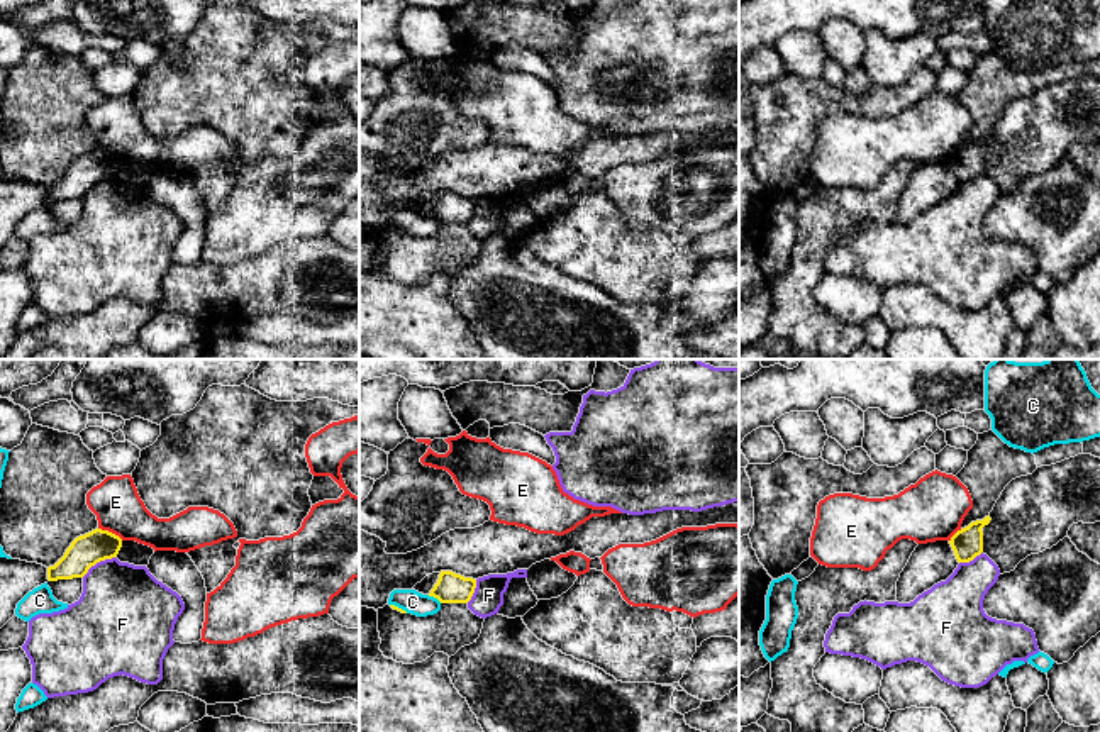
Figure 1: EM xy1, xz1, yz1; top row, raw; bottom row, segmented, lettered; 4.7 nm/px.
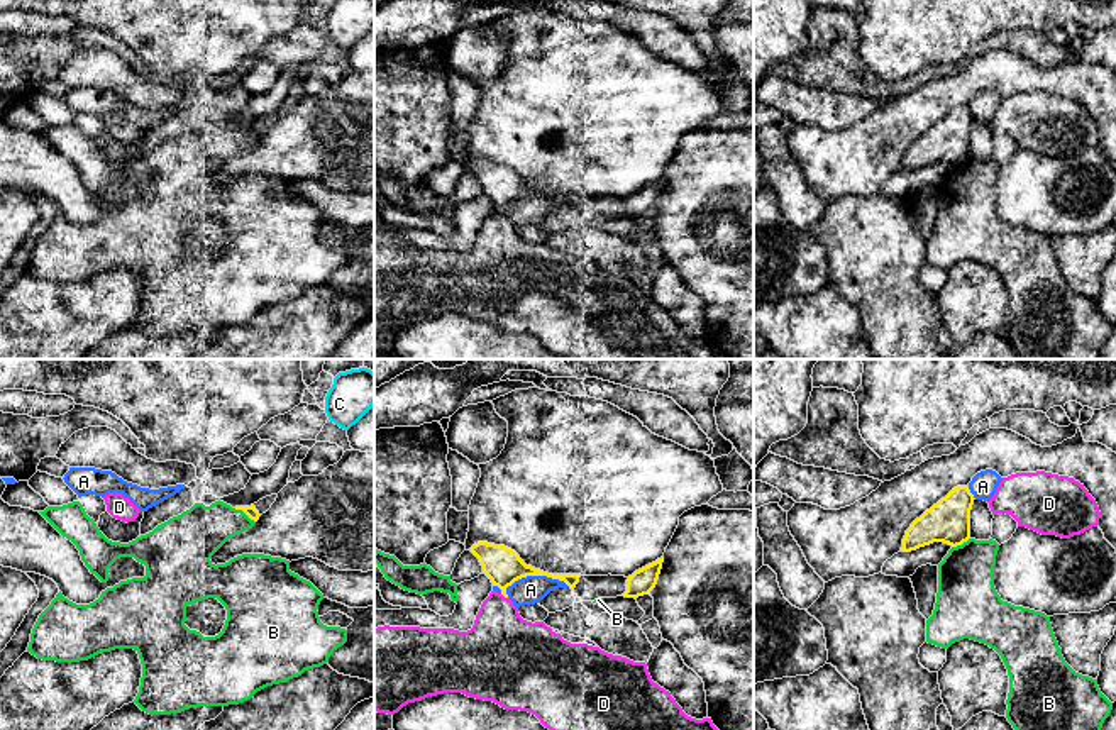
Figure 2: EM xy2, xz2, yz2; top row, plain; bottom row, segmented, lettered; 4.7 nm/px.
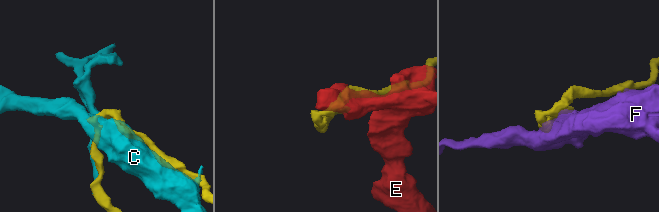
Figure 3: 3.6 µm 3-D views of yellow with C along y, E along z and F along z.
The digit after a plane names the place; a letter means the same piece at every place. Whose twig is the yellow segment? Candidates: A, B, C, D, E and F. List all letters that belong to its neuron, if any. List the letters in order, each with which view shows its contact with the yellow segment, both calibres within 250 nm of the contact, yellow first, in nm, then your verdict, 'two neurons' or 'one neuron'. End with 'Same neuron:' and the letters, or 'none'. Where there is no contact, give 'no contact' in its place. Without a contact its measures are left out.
A: xz2 | 180/140 nm | two neurons
B: xy2 | 60/240 nm | two neurons
C: xz1 | 140/110 nm | two neurons
D: xz2 | 180/340 nm | one neuron
E: xy1 | 160/220 nm | two neurons
F: xy1 | 160/420 nm | two neurons
Same neuron: D

